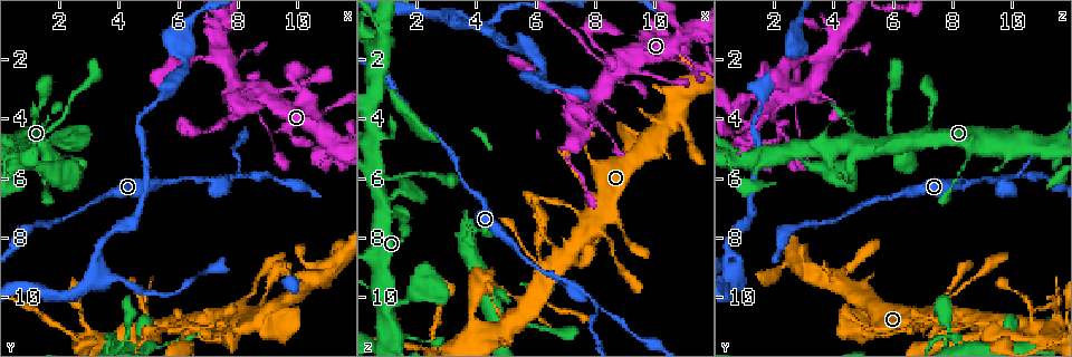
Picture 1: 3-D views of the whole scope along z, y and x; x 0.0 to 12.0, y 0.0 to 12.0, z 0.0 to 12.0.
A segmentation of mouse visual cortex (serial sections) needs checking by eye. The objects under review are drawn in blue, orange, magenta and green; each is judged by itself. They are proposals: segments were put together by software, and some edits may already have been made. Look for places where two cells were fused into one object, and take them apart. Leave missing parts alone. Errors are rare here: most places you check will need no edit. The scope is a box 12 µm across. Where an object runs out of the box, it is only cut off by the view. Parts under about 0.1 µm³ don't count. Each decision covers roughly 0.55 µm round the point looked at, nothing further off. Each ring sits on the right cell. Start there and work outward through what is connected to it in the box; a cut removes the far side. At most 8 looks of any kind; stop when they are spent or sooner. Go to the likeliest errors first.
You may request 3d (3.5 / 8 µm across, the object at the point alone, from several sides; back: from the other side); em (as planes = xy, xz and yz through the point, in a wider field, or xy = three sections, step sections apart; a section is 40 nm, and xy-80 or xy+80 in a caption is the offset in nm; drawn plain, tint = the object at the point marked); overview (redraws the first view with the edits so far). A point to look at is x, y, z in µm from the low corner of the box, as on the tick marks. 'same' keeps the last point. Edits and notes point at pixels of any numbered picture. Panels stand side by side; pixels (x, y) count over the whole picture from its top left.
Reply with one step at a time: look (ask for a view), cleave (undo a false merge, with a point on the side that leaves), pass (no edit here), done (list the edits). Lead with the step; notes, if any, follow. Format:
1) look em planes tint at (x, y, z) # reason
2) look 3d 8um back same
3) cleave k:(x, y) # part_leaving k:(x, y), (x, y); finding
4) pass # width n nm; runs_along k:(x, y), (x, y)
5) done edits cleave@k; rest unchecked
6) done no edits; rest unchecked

look 3d 3.5um back at (8.0, 5.9, 10.2) # arms part here

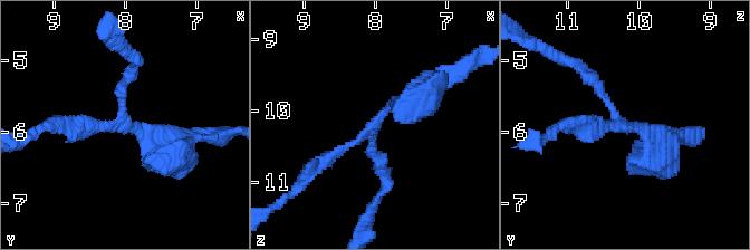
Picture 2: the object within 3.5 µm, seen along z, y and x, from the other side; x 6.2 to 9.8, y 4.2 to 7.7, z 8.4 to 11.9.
look em planes tint at (8.00, 5.90, 10.15) # arms 3; arm_widths 150, 200, 350 nm; now the EM

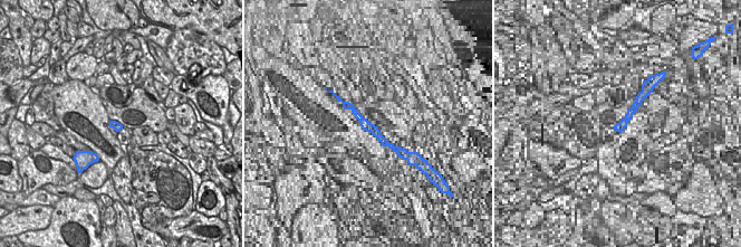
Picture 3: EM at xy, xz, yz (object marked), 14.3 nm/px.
pass # runs_along 2:(426, 86), (314, 169); one cell here

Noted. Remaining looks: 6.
look 3d 8um back at (8.9, 3.1, 2.3) # thin arm on a thick one

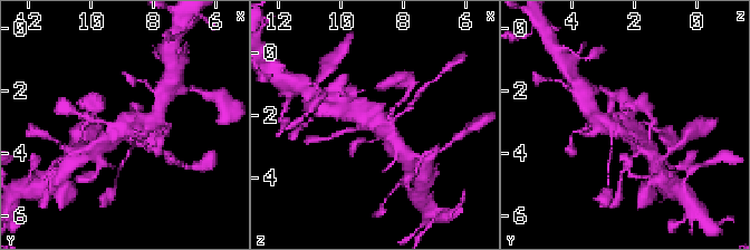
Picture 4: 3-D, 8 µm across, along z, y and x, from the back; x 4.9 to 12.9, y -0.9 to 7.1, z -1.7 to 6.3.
look em xy step 2 tint at (8.8, 3.2, 2.2)

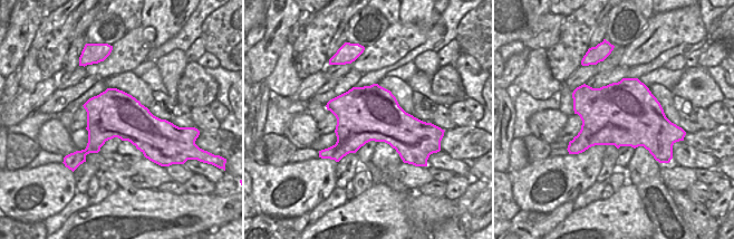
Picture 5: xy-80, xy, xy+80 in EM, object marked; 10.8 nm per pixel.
pass # all the same cell

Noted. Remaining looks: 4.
look 3d 3.5um at (6.3, 11.0, 9.1) # thin arm on a thick one

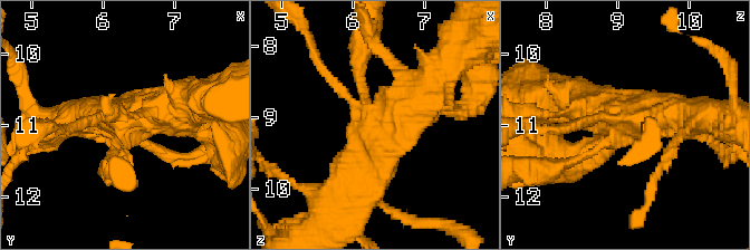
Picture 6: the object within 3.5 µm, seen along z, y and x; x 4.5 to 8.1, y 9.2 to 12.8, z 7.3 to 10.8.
look em xy step 5 tint at (6.25, 10.95, 9.00)

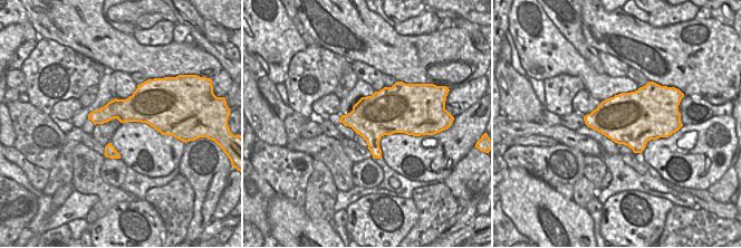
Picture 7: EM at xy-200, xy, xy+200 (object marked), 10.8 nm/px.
look em xy step 1 tint same # another direction

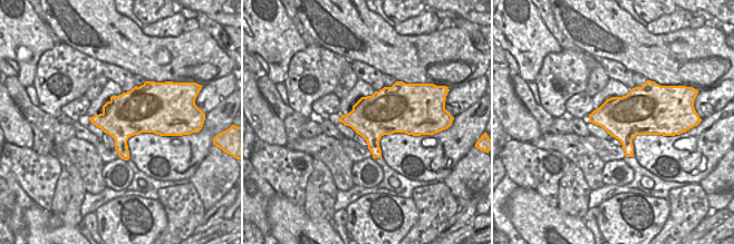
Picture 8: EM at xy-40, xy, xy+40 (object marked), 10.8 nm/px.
pass # width 480 nm; runs_along 6:(433, 82), (348, 196); one cell here

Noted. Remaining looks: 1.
done no edits; rest unchecked

